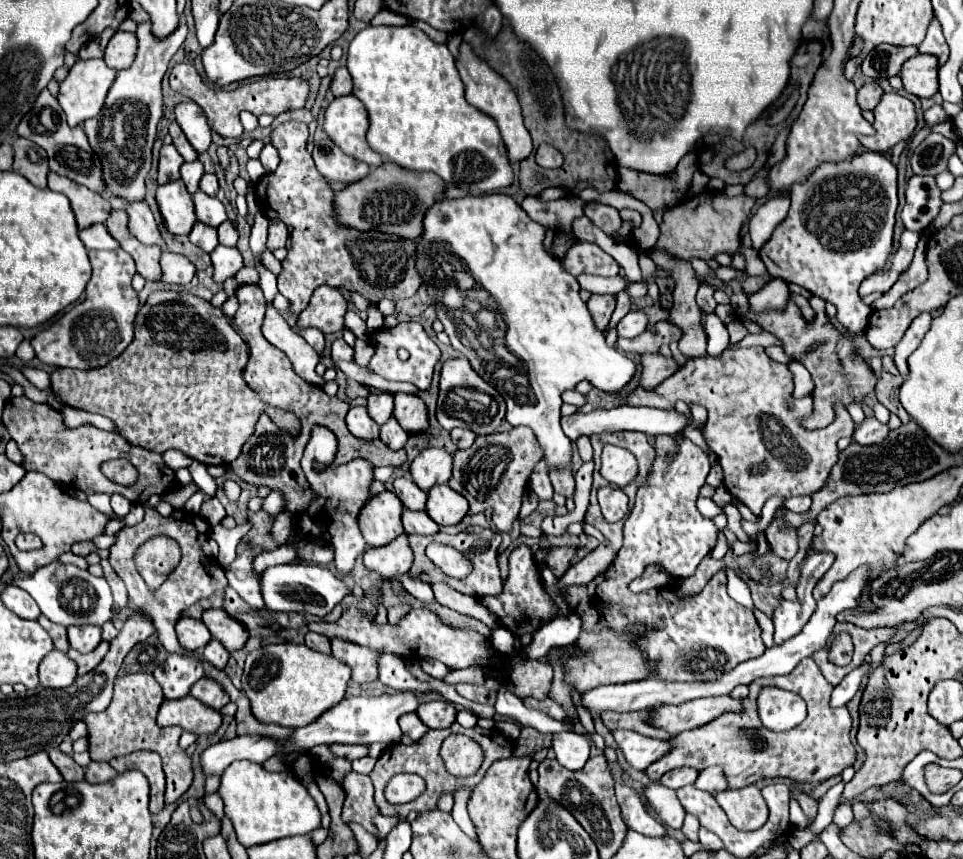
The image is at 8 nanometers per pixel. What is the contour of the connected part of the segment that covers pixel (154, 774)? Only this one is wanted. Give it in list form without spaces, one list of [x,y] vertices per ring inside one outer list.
[[[139,751],[139,753],[129,753],[125,757],[115,757],[109,761],[111,767],[117,773],[129,771],[129,769],[137,769],[141,773],[147,775],[149,783],[151,783],[151,801],[149,801],[149,809],[151,813],[159,813],[163,809],[163,793],[165,793],[165,775],[161,769],[161,759],[157,753],[151,751]]]

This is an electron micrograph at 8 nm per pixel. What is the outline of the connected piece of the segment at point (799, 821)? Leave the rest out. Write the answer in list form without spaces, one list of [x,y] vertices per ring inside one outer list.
[[[791,797],[791,823],[797,827],[797,829],[805,829],[809,825],[809,819],[807,815],[803,813],[803,809],[797,805],[797,801]]]

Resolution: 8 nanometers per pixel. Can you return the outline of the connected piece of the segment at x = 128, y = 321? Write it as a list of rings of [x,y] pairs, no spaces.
[[[123,249],[89,251],[89,259],[93,265],[93,277],[87,283],[85,299],[49,329],[39,331],[31,339],[35,357],[41,363],[53,367],[95,369],[121,355],[121,351],[133,341],[133,321],[139,311],[139,299],[131,287],[131,277],[135,275],[135,263],[131,255]]]

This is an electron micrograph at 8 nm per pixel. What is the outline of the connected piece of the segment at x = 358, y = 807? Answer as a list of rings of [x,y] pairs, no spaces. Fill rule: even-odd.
[[[351,771],[343,783],[345,789],[345,805],[343,805],[343,821],[355,821],[361,823],[369,833],[377,833],[375,825],[371,823],[375,815],[379,815],[379,809],[373,803],[373,783],[367,775]]]

